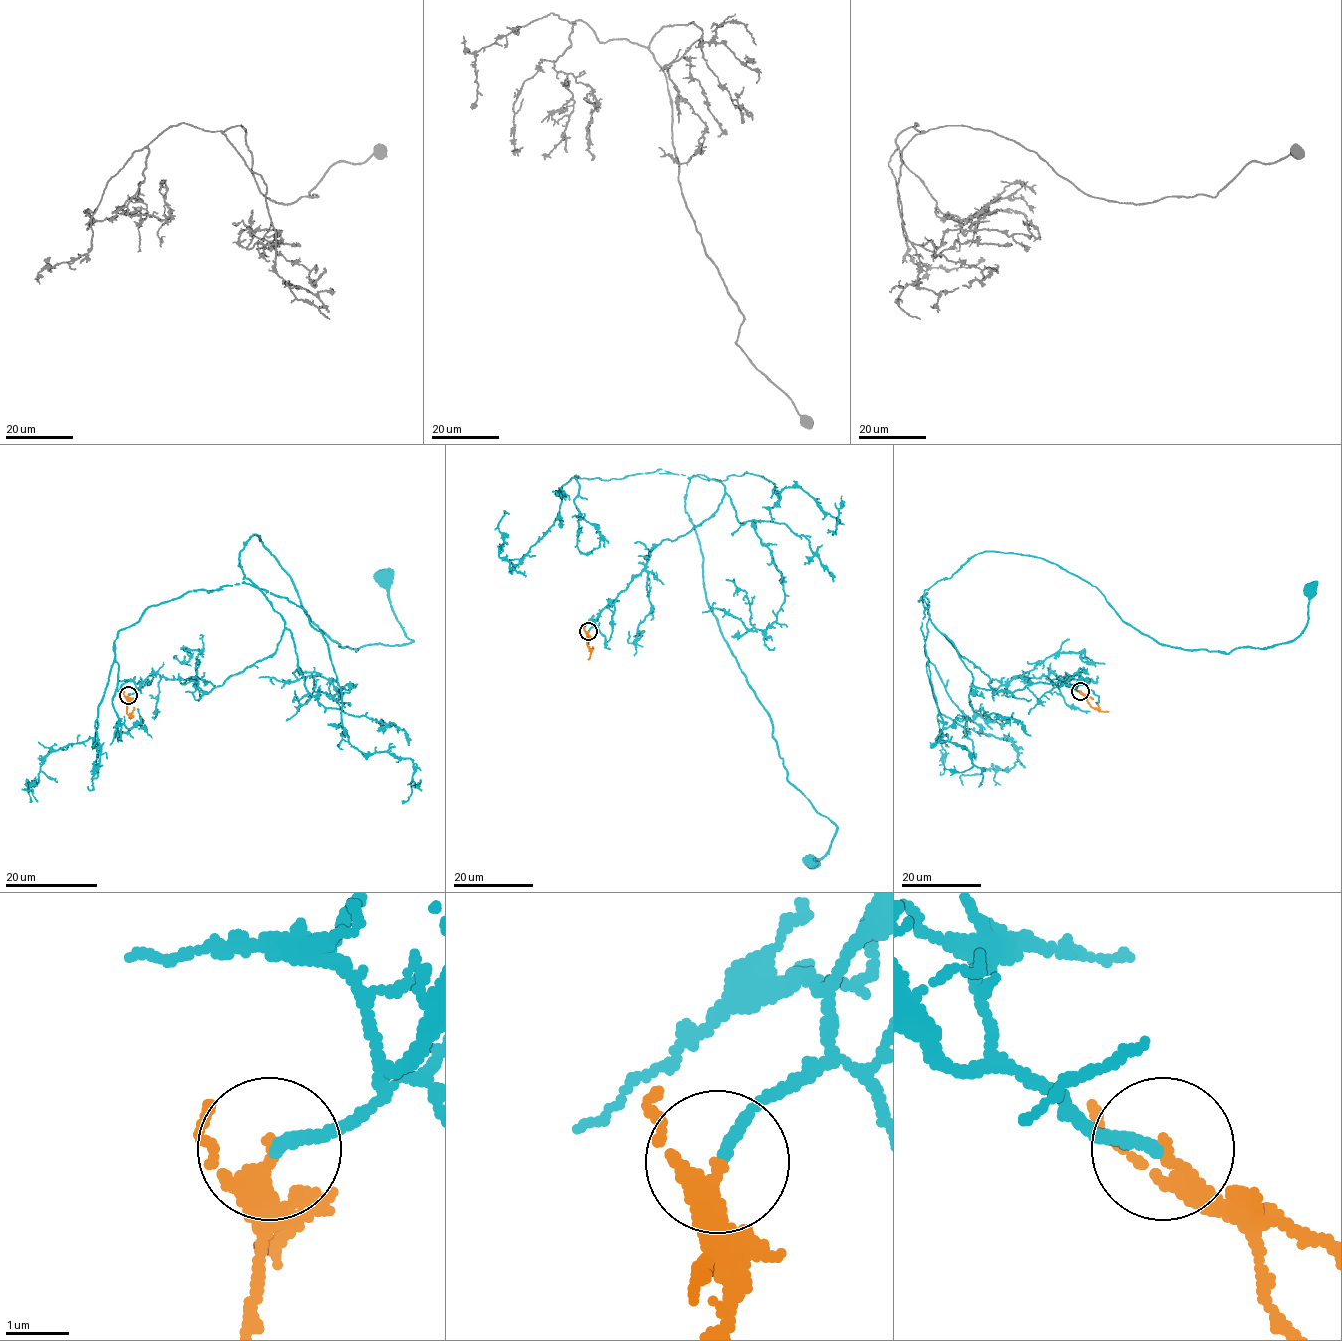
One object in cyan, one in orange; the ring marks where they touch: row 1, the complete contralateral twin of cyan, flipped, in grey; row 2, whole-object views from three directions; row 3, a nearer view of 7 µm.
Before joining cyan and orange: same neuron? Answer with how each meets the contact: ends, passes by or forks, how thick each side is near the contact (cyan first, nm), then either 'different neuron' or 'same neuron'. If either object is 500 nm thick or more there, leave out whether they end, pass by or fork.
cyan ends | orange passes by | 170/240 nm | same neuron

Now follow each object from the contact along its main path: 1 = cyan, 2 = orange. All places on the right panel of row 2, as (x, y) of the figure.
1: (1080, 692), (993, 690), (923, 593), (1034, 555), (1159, 643), (1228, 653), (1293, 640), (1309, 590)
2: (1081, 692), (1093, 708), (1109, 712)

